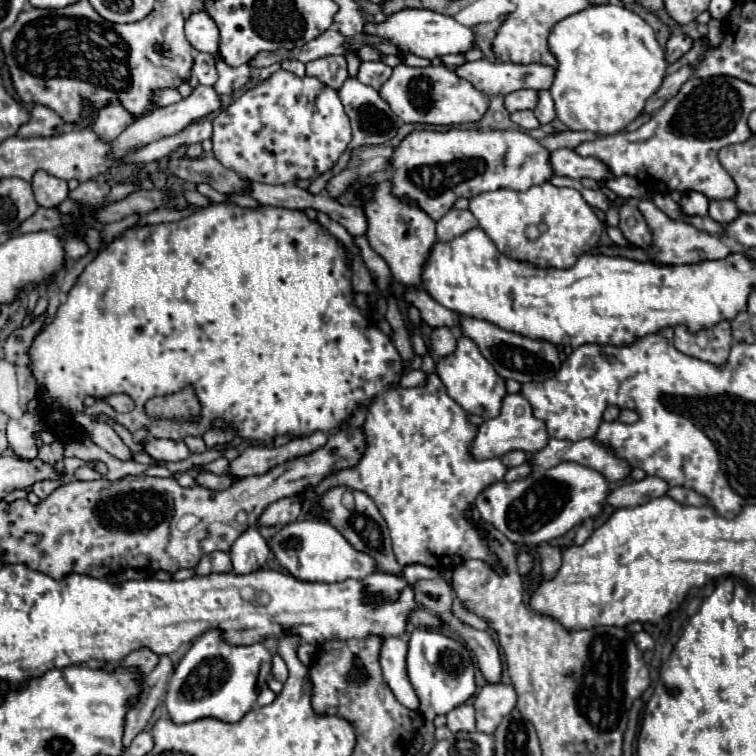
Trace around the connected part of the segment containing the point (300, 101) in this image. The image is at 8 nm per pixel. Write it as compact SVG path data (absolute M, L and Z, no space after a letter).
M278 70L270 80L244 92L234 104L222 108L212 126L216 160L240 176L262 184L296 184L298 180L318 178L338 164L338 158L352 140L350 120L338 98L338 92L326 88L326 84L320 80L310 76L298 78L286 70Z

